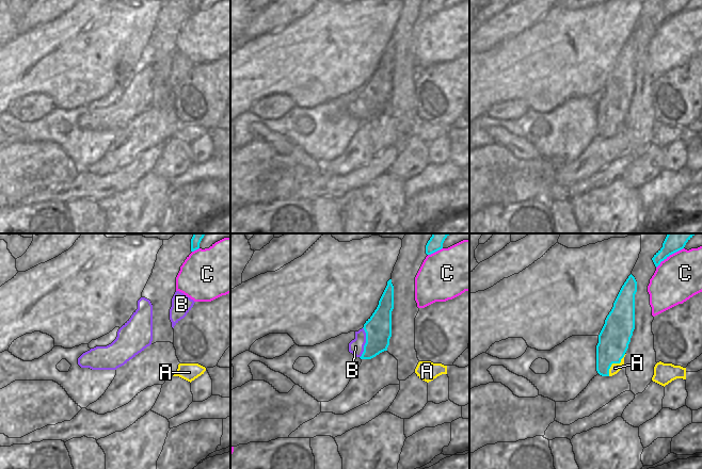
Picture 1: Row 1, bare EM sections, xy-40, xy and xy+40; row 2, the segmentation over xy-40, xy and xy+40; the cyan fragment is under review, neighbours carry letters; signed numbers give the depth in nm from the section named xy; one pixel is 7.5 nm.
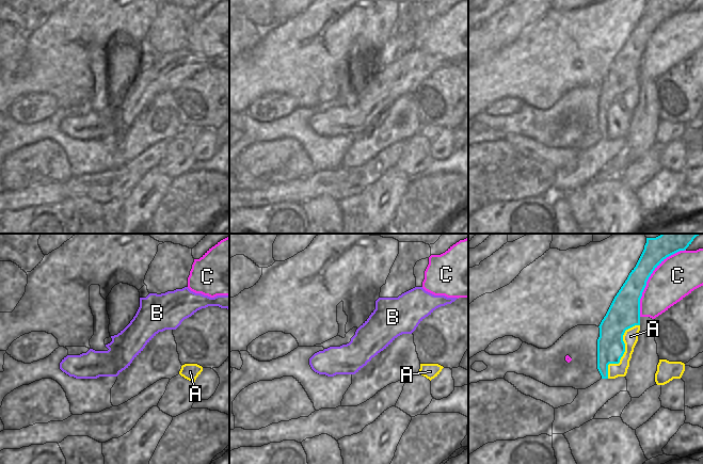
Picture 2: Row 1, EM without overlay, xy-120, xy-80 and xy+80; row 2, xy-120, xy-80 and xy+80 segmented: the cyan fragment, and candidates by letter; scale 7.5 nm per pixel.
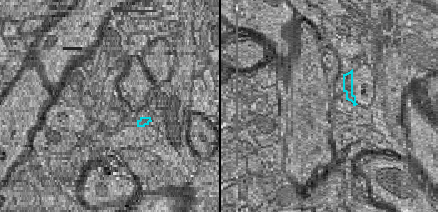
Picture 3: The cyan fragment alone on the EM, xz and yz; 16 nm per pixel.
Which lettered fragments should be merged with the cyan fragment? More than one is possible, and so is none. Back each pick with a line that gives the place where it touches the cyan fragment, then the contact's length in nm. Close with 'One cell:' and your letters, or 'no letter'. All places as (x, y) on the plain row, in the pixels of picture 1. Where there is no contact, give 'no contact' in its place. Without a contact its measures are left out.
One cell: no letter

